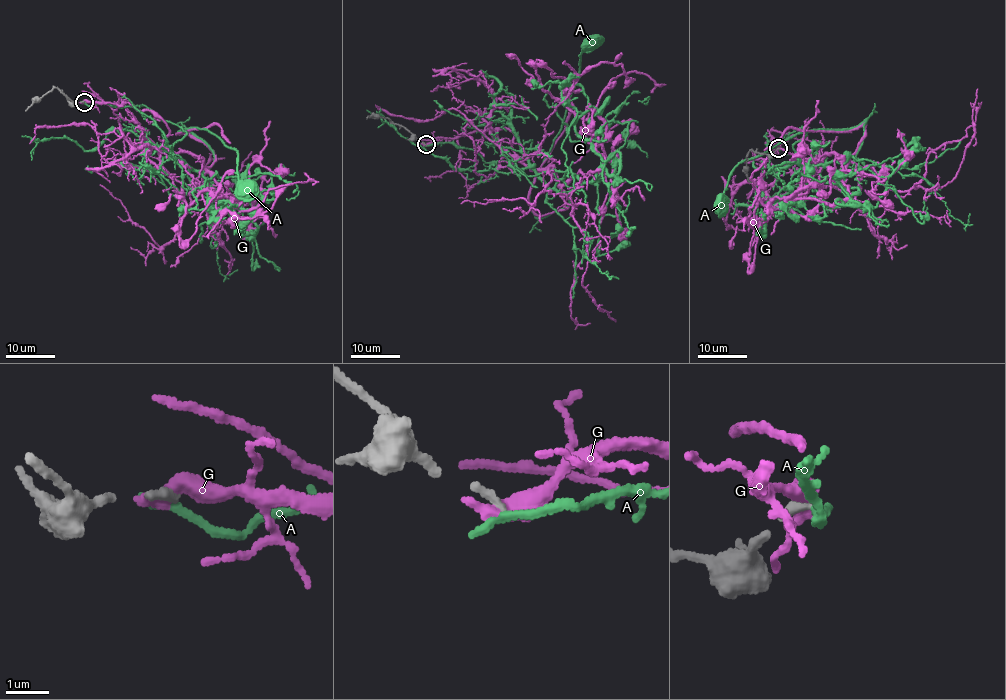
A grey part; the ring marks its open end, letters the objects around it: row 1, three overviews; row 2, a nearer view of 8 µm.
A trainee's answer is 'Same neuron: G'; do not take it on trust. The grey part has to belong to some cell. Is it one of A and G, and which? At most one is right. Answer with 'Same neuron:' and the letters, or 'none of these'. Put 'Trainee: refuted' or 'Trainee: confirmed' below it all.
Same neuron: none of these
Trainee: refuted

